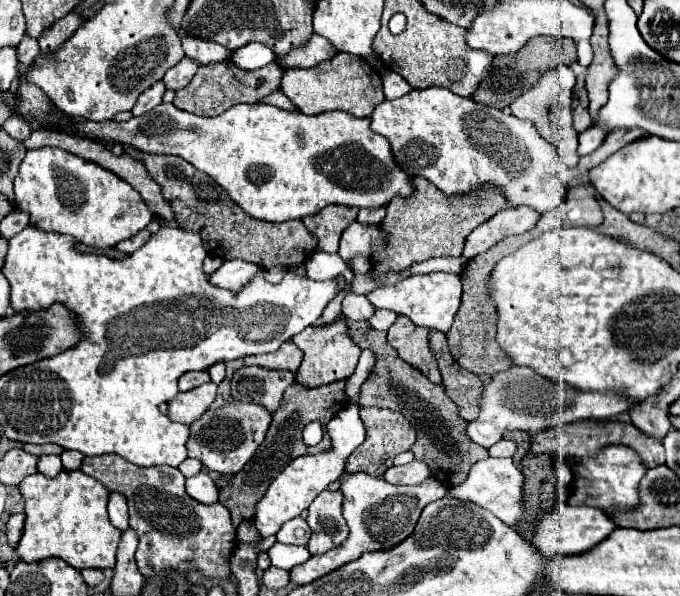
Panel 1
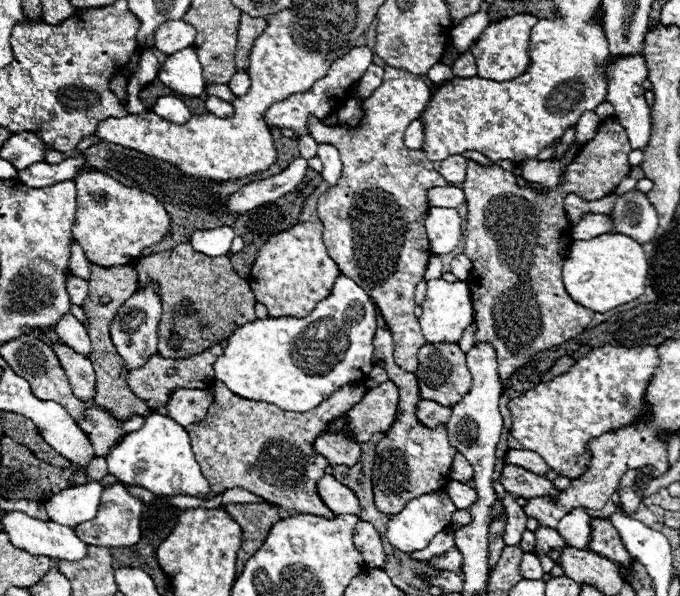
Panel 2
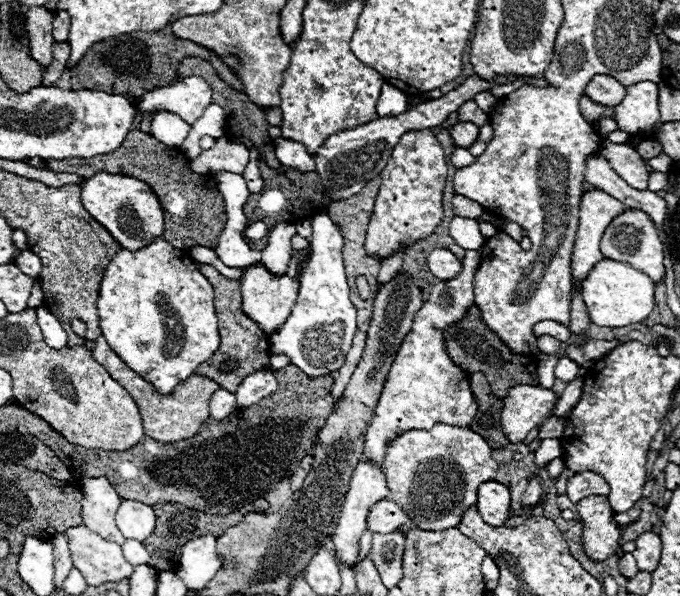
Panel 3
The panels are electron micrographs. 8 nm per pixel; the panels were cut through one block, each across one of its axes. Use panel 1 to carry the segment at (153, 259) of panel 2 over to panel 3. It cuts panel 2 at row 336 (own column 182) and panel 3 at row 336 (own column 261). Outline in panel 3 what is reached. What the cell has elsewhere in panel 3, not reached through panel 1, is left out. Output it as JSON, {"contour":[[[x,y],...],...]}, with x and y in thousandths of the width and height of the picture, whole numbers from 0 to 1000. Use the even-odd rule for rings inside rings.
{"contour":[[[285,440],[285,443],[291,443],[291,453],[297,453],[297,460],[303,460],[306,473],[315,480],[315,500],[318,500],[318,503],[315,503],[315,513],[318,513],[321,550],[324,550],[324,567],[326,567],[324,584],[312,594],[312,601],[306,604],[306,611],[300,607],[297,614],[291,614],[291,621],[285,621],[285,628],[303,631],[303,634],[321,641],[321,644],[324,644],[329,654],[335,654],[335,658],[347,658],[347,651],[350,651],[350,644],[356,641],[356,634],[362,634],[365,628],[371,628],[371,624],[376,624],[379,617],[385,617],[385,614],[394,611],[394,597],[397,597],[394,564],[382,554],[379,544],[374,544],[374,540],[356,523],[356,513],[353,513],[356,497],[353,497],[353,473],[350,473],[350,470],[338,470],[338,466],[326,463],[326,460],[324,460],[315,446],[309,446],[309,443],[294,443],[294,440]]]}

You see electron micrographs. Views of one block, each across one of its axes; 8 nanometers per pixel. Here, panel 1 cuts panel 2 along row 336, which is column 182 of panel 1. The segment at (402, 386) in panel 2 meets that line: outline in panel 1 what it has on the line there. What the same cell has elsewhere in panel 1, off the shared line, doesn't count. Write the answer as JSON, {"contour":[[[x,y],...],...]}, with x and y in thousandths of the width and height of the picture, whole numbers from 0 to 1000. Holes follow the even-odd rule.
{"contour":[[[297,621],[294,624],[274,624],[274,628],[265,631],[262,651],[265,651],[265,658],[276,658],[282,651],[291,651],[291,648],[303,644],[303,641],[309,641],[309,631],[306,631],[303,621],[300,624]]]}

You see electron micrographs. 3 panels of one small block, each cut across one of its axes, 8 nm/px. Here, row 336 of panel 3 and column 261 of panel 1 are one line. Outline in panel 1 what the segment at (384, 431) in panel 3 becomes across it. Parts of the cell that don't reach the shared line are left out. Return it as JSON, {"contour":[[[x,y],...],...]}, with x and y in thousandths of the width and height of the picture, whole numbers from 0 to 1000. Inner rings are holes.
{"contour":[[[341,674],[326,681],[324,688],[303,688],[288,708],[279,711],[276,735],[276,762],[297,775],[303,789],[315,789],[321,795],[347,795],[359,785],[359,779],[376,762],[385,745],[400,695],[382,678],[359,678]]]}

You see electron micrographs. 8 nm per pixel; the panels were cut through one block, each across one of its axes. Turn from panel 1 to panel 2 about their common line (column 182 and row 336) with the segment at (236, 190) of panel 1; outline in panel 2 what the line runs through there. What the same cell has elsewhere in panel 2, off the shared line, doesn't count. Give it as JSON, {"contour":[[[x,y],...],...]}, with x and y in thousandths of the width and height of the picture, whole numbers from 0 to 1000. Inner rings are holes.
{"contour":[[[218,473],[215,483],[203,483],[171,523],[162,544],[162,567],[182,604],[185,621],[212,614],[226,594],[232,594],[232,544],[238,534],[238,500],[229,473]]]}

